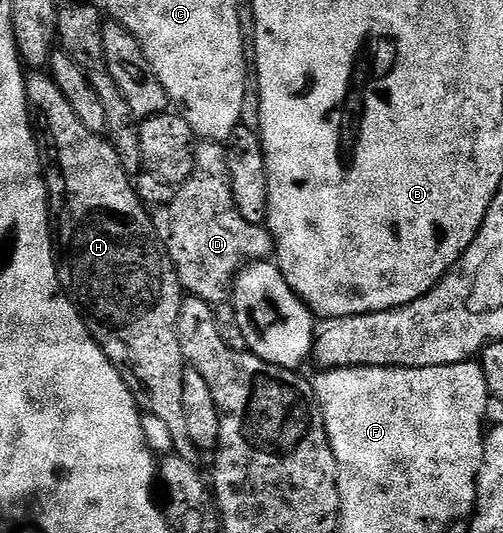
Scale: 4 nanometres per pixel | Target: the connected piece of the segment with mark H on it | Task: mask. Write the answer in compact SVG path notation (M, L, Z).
M29 74L24 80L24 88L26 89L28 120L32 123L36 145L40 149L42 163L46 168L48 194L51 206L54 208L54 239L58 244L56 272L60 278L61 292L67 295L68 300L76 306L76 312L82 317L86 329L92 334L94 341L102 349L102 353L106 353L106 357L112 362L114 369L118 369L122 381L126 381L126 385L130 389L137 407L145 415L158 417L170 429L170 437L174 439L175 454L180 455L184 459L195 460L198 452L196 446L190 441L190 433L186 433L186 412L182 410L182 381L184 380L186 364L184 362L184 354L180 348L180 342L178 341L178 333L176 332L182 302L182 288L178 273L156 235L156 225L153 216L150 214L149 208L145 207L136 196L133 180L122 169L122 161L118 161L118 153L114 153L112 144L108 142L104 135L90 133L90 129L86 129L86 125L82 125L82 121L78 121L78 116L75 115L74 109L70 109L70 101L66 101L66 97L62 97L62 89L58 89L58 85L54 85L51 74Z

